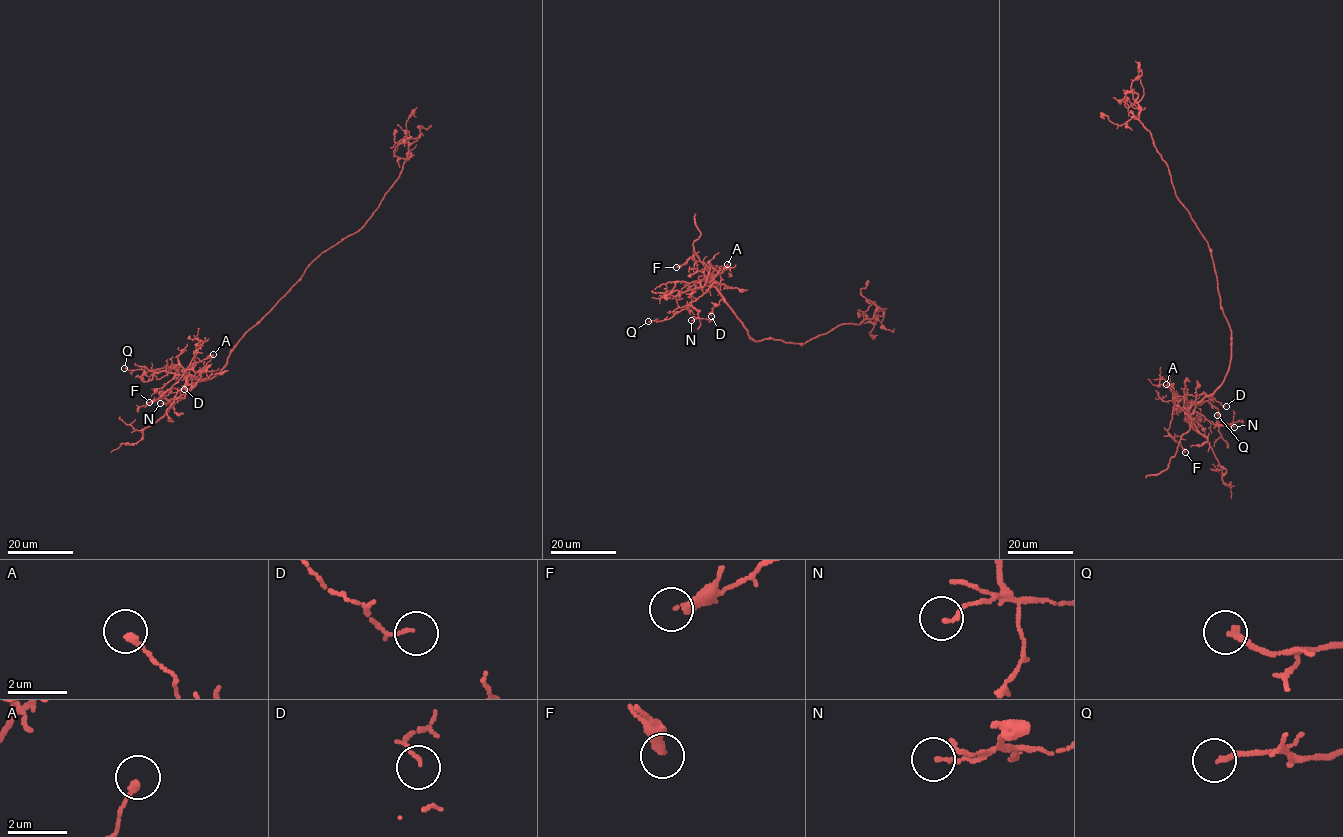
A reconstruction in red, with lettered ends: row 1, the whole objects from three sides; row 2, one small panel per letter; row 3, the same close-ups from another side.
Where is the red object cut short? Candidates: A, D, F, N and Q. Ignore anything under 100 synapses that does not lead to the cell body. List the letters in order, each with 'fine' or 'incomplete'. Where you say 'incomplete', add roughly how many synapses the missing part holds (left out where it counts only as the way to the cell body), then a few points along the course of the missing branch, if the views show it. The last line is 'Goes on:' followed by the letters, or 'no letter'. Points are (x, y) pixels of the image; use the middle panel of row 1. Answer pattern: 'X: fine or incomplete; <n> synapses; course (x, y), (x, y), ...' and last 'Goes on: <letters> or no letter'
A: fine
D: fine
F: fine
N: fine
Q: fine
Goes on: no letter

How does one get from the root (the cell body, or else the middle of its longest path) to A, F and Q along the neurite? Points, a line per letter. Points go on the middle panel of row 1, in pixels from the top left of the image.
A: (784, 342), (749, 336), (710, 284), (707, 275), (727, 264)
F: (784, 342), (769, 337), (755, 341), (749, 336), (748, 330), (706, 278), (704, 265), (696, 255), (676, 267)
Q: (784, 342), (749, 336), (722, 296), (703, 279), (696, 282), (687, 307), (668, 319), (648, 321)

